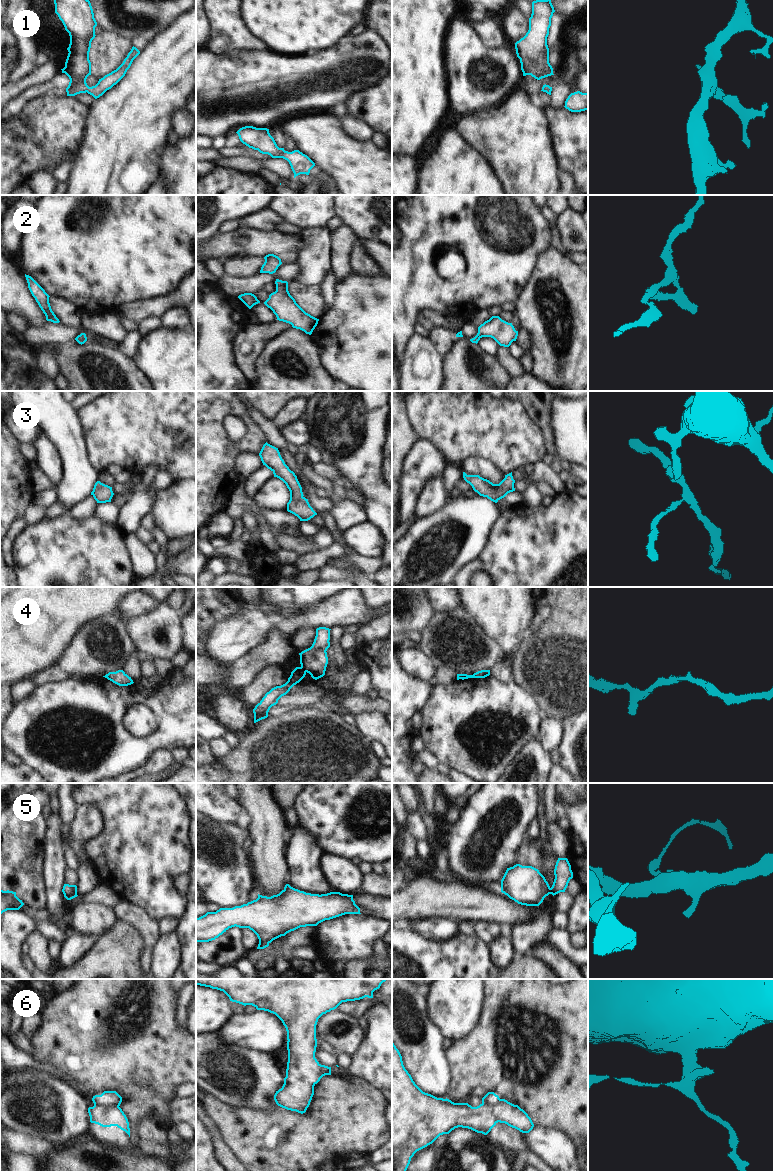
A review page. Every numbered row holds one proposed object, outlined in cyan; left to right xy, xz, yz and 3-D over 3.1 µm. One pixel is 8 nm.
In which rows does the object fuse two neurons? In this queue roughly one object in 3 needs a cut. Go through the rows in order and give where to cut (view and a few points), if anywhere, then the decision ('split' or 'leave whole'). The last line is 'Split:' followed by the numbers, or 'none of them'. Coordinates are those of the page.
1: cut none; leave whole
2: cut none; leave whole
3: cut none; leave whole
4: cut xz (301, 666), (305, 672); split
5: cut none; leave whole
6: cut xy (118, 1106), (112, 1106), (106, 1113), (93, 1107), (89, 1115); split
Split: 4, 6

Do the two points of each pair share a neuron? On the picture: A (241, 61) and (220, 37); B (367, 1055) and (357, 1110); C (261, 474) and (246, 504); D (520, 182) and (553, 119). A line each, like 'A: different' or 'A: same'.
A: different
B: different
C: different
D: different

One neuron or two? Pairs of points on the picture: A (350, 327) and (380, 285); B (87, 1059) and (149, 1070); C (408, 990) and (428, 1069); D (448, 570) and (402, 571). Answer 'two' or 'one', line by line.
A: one
B: one
C: one
D: one

